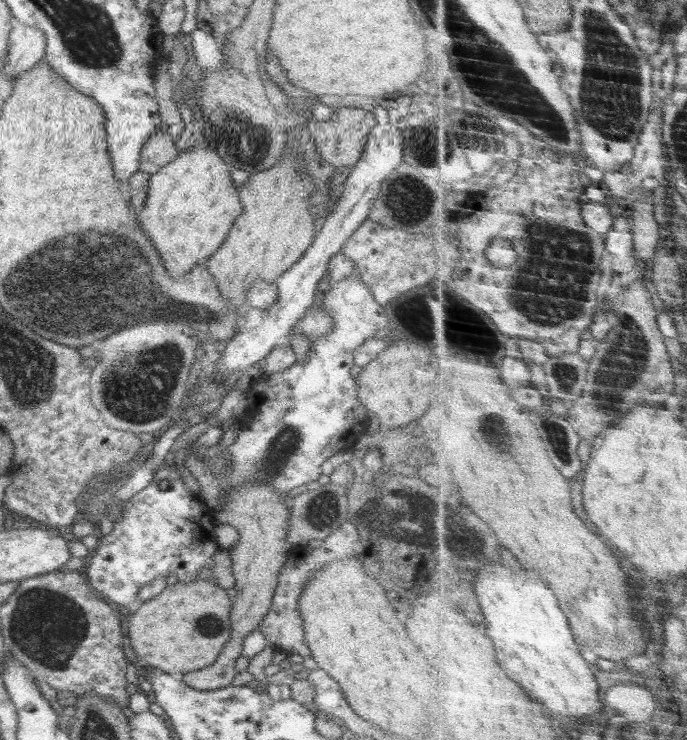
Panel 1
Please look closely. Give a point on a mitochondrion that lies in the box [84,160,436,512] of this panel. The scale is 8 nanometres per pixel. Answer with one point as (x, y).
(143, 398)

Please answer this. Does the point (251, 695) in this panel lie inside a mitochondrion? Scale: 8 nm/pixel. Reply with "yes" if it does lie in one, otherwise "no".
no

